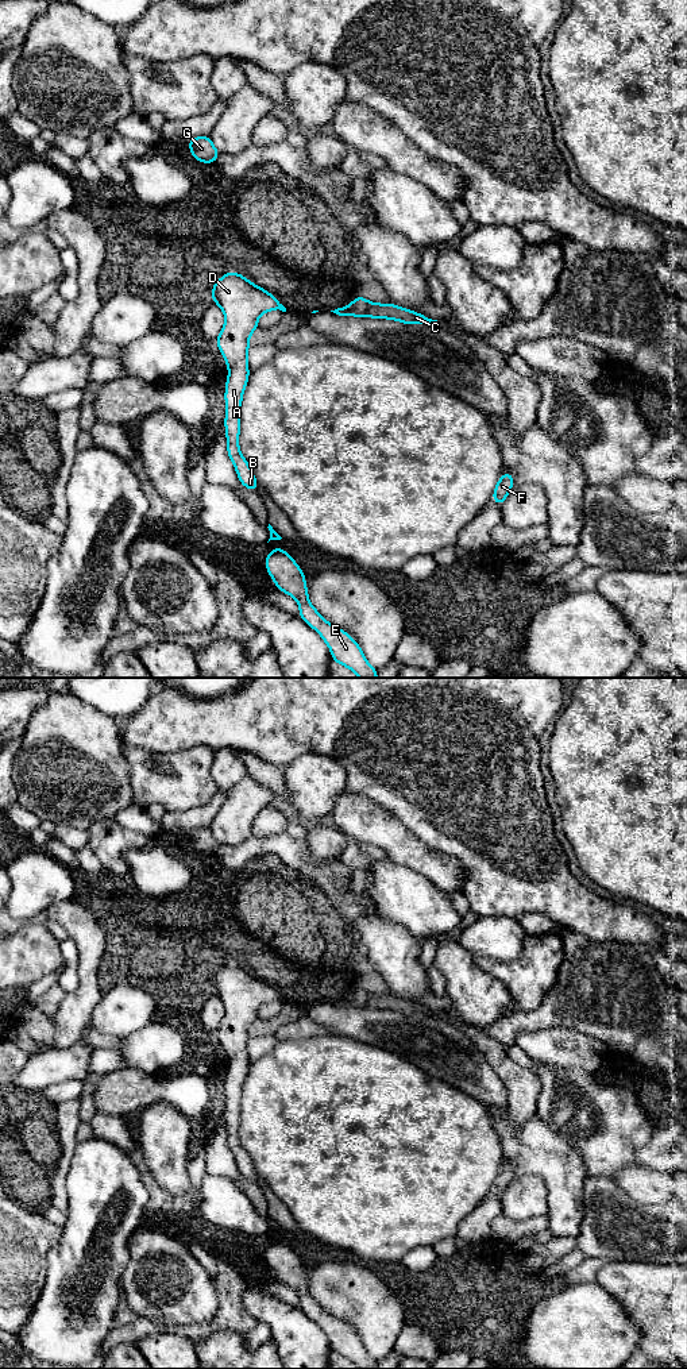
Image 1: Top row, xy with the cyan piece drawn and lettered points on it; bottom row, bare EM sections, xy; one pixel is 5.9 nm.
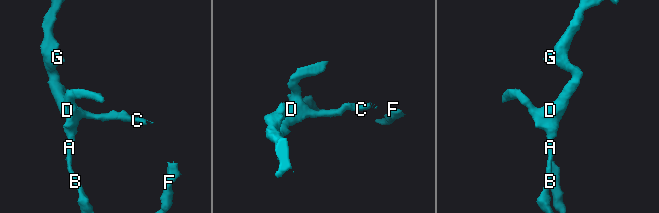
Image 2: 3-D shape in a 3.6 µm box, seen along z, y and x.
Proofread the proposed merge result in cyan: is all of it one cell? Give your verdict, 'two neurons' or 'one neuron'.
two neurons

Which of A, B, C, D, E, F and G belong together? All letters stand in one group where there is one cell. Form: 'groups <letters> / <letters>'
groups A B D E G / C F

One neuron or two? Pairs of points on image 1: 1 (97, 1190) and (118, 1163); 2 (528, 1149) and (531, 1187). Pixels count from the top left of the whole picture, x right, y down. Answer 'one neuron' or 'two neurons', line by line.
1: one neuron
2: two neurons

